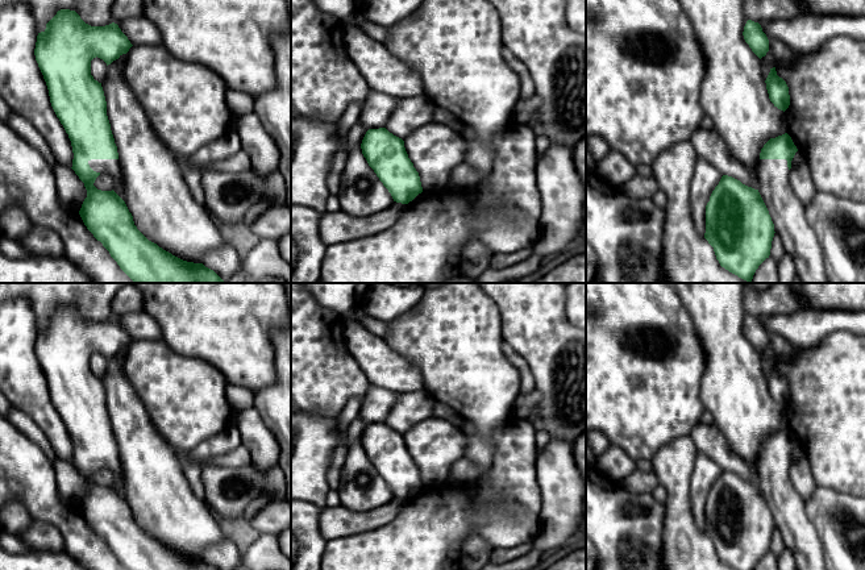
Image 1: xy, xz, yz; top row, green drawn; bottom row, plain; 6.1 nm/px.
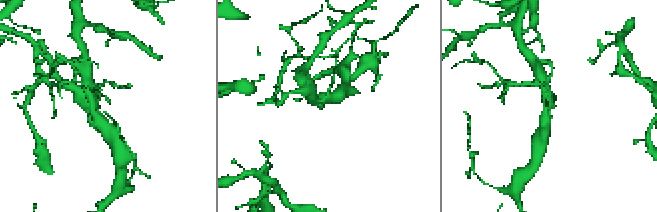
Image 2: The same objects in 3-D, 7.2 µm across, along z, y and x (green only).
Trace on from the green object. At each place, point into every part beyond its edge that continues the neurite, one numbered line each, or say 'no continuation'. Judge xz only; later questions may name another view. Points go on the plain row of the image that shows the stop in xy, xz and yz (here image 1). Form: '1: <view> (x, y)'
no continuation

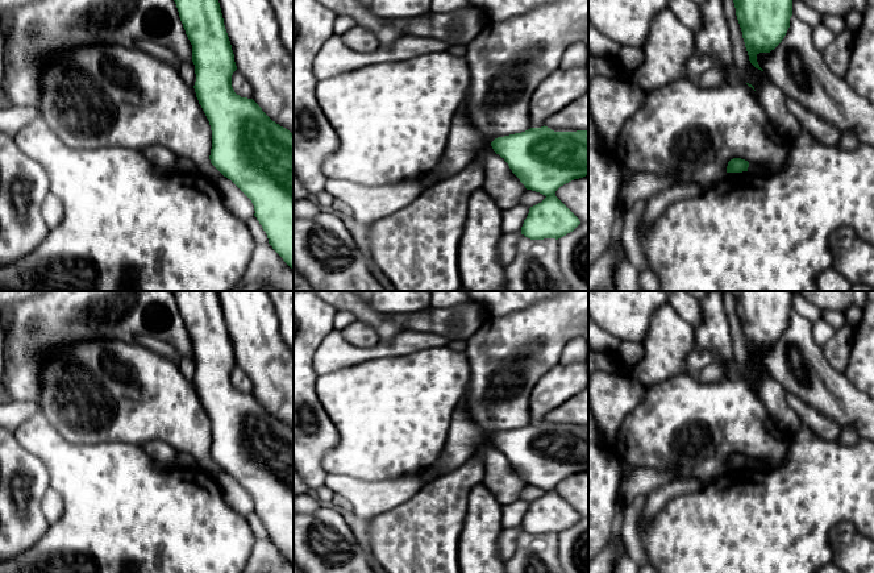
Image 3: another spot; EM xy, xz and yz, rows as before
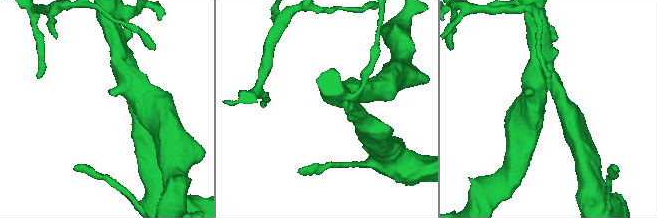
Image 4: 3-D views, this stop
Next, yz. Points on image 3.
no continuation

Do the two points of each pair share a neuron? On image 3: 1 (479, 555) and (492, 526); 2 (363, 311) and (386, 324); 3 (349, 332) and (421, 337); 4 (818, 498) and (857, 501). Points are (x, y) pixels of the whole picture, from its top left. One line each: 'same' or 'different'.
1: same
2: same
3: different
4: same

